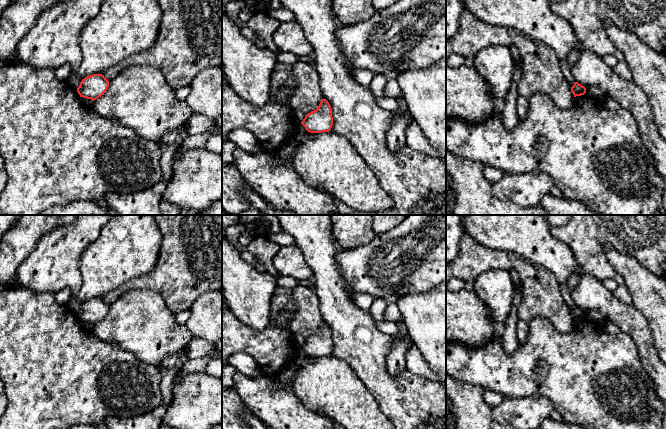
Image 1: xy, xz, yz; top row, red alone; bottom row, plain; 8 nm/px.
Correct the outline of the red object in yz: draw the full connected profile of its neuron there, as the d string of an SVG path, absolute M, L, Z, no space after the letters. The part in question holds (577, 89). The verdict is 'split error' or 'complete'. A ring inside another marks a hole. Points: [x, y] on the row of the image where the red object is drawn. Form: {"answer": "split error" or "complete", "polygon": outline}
{"answer": "complete", "polygon": "M575 82L574 85L571 87L571 91L574 97L576 97L584 95L586 93L586 88L579 84L578 82Z"}

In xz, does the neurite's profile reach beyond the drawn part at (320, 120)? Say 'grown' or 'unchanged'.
unchanged

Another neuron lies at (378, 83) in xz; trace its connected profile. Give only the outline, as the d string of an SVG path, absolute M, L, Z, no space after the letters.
M374 74L371 82L370 90L375 98L385 97L384 87L387 82L387 77L382 74Z

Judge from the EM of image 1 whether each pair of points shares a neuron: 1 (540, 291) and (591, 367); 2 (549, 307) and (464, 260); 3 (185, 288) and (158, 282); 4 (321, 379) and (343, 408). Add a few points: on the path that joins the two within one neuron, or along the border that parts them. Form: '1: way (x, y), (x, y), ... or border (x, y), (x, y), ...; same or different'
1: border (547, 318), (561, 332), (567, 332), (574, 324); different
2: way (536, 283), (514, 261), (488, 260); same
3: way (178, 282), (165, 282); same
4: way (328, 386), (343, 401); same

